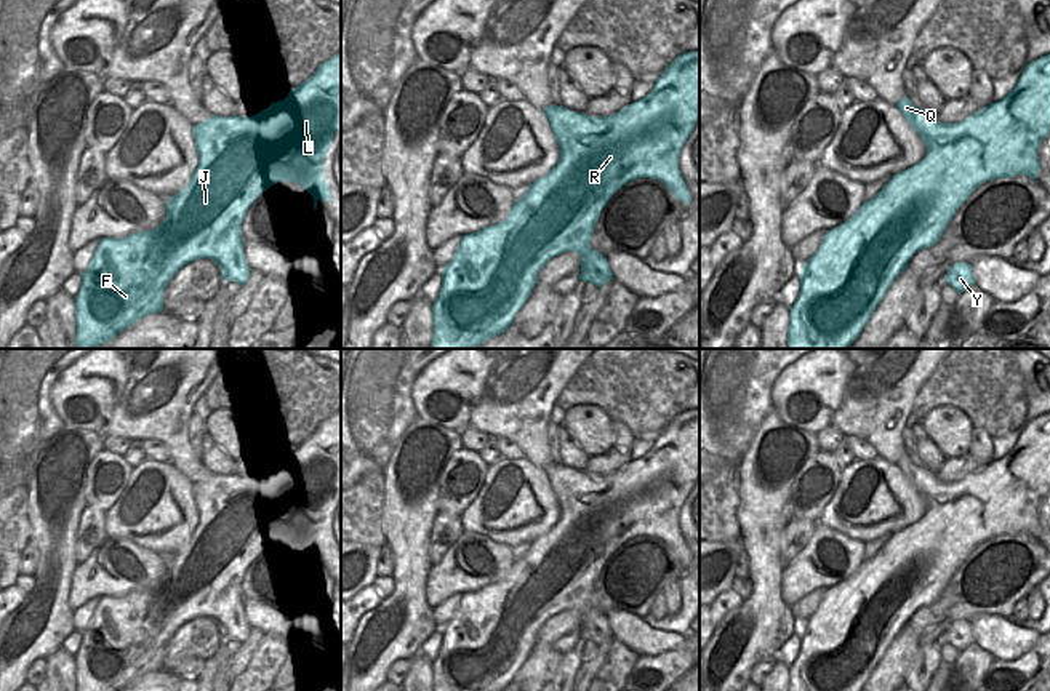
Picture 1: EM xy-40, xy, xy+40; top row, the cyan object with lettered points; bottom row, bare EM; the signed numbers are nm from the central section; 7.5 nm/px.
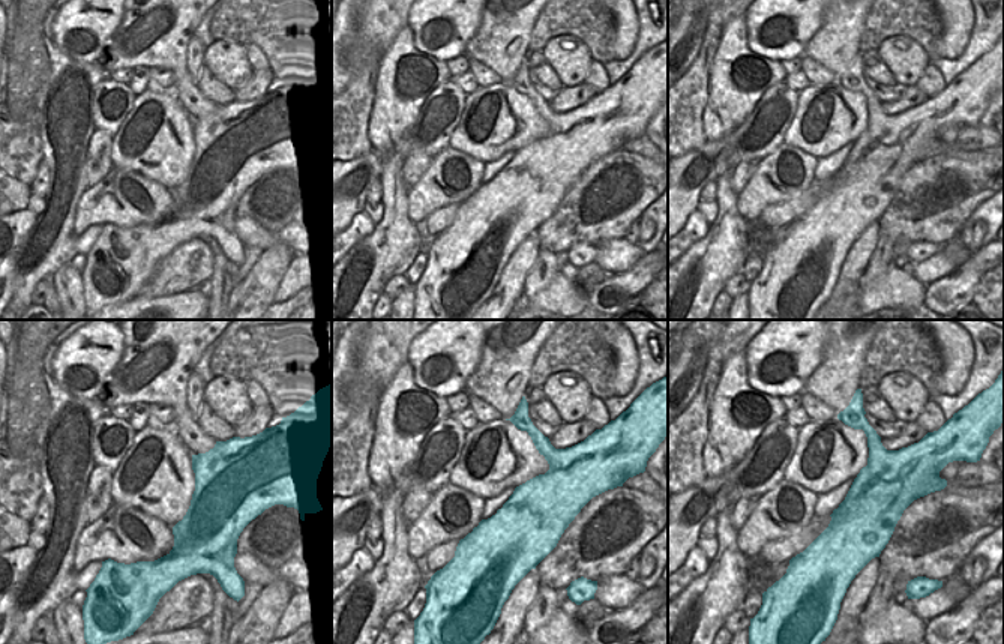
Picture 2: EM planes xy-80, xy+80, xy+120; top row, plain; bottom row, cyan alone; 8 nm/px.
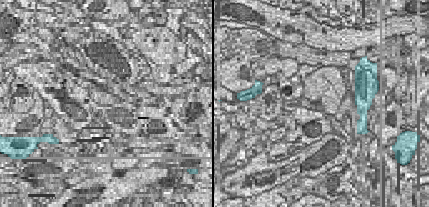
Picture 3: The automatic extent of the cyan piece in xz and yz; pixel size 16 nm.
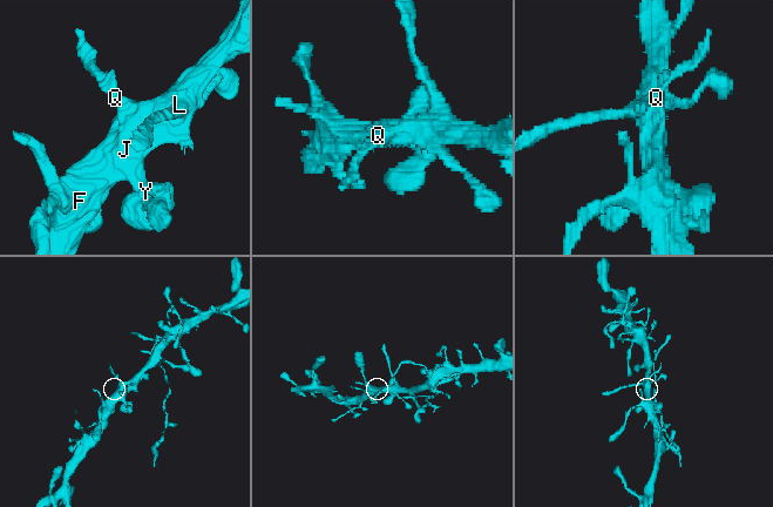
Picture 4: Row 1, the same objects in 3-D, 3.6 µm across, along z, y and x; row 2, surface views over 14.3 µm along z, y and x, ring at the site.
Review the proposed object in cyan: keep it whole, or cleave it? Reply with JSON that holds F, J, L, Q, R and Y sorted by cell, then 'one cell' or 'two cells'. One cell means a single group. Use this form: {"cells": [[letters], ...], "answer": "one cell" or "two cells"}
{"cells": [["F", "J", "L", "Q", "R", "Y"]], "answer": "one cell"}

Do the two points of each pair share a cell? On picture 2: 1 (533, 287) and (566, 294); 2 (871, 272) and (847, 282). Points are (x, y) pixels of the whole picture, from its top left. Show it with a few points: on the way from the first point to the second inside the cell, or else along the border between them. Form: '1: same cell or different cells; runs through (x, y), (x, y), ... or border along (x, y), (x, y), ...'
1: different cells; border along (557, 270), (544, 288), (530, 299), (524, 297)
2: different cells; border along (875, 245), (857, 284)

